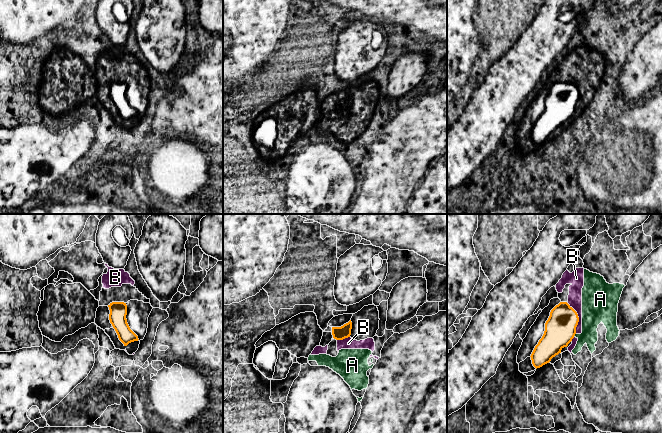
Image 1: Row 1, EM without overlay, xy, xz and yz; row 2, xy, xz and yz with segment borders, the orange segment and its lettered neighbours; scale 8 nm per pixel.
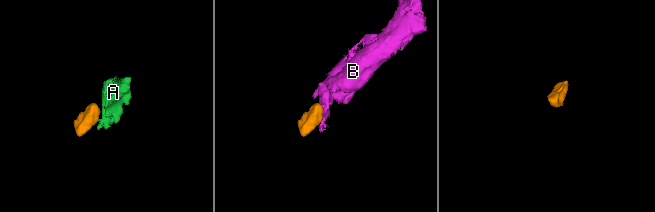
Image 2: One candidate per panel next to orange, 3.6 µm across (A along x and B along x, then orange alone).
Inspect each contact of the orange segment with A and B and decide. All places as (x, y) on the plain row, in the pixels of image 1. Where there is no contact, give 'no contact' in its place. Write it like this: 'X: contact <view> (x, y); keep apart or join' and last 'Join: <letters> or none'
A: contact yz (574, 111); join
B: contact yz (578, 94); keep apart
Join: A

